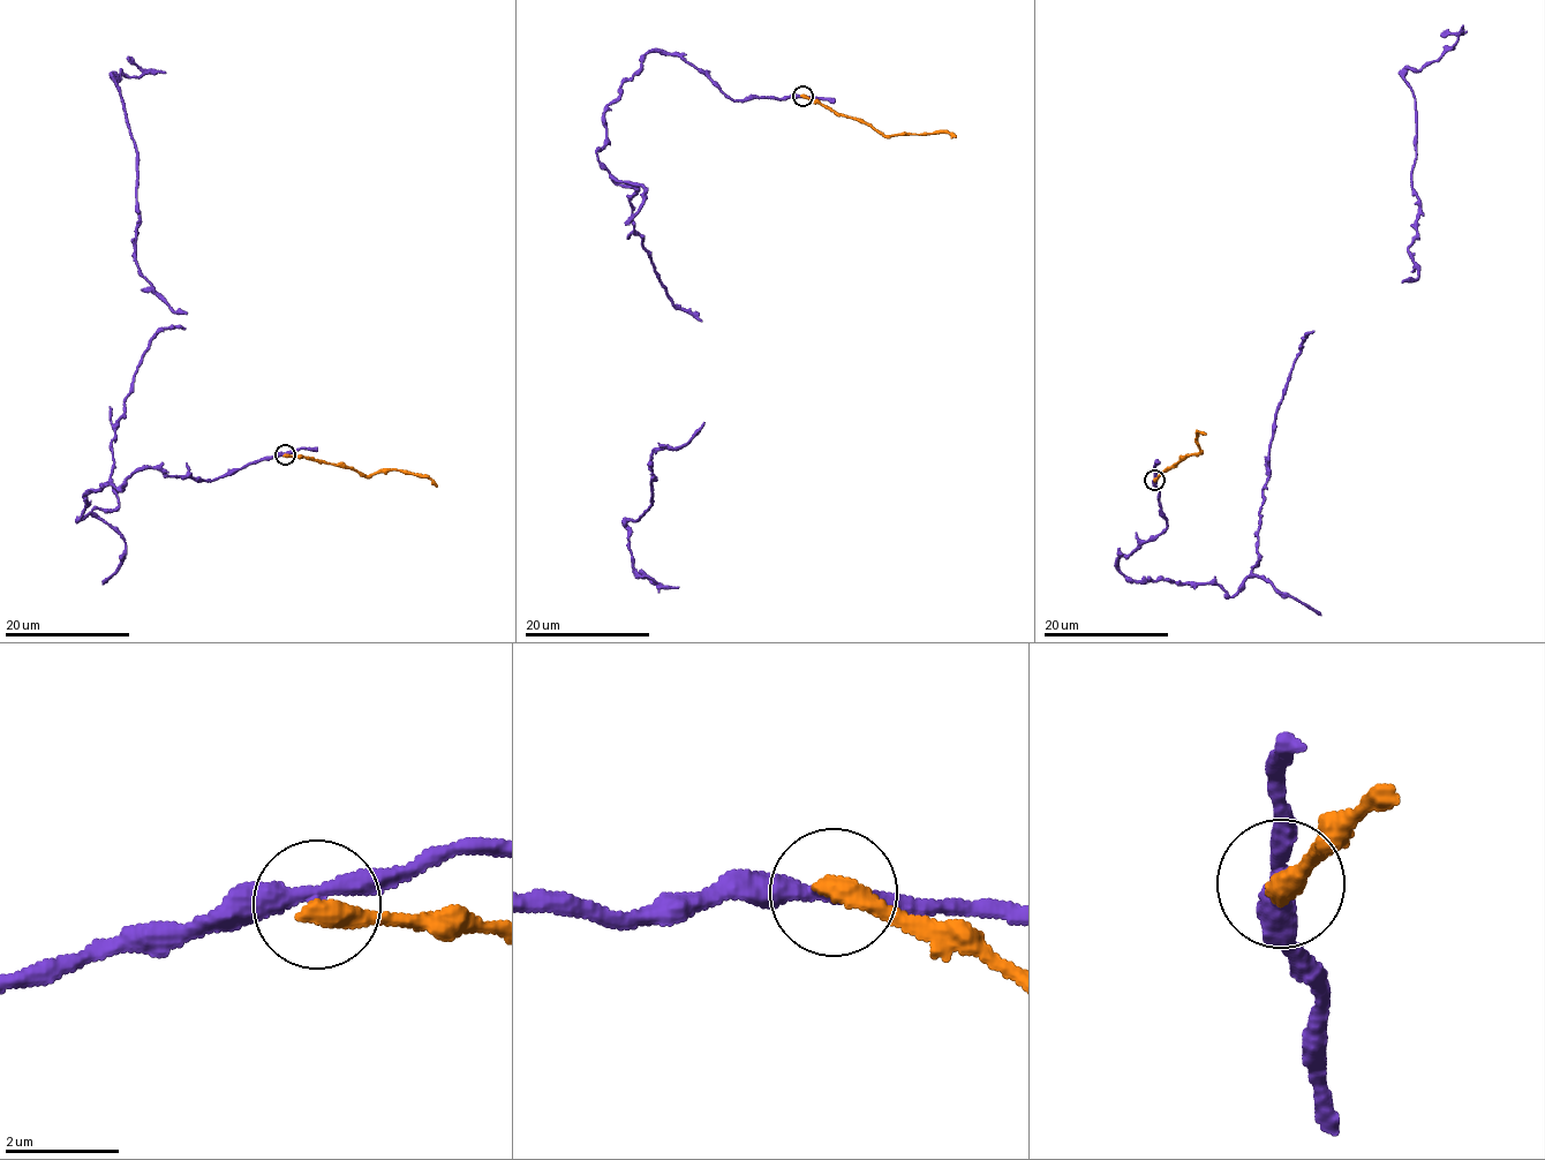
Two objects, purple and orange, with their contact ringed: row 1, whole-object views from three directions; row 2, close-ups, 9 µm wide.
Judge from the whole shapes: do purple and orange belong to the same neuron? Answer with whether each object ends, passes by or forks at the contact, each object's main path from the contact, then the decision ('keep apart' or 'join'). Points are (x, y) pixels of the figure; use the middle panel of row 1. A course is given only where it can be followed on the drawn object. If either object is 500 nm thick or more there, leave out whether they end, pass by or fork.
purple passes by | orange ends | purple via (803, 96), (733, 100), (654, 51), (605, 112), (596, 153), (700, 322), (705, 423), (652, 456), (639, 570) | orange via (803, 96), (819, 100), (839, 114), (863, 119), (884, 135), (946, 133), (955, 137) | keep apart

